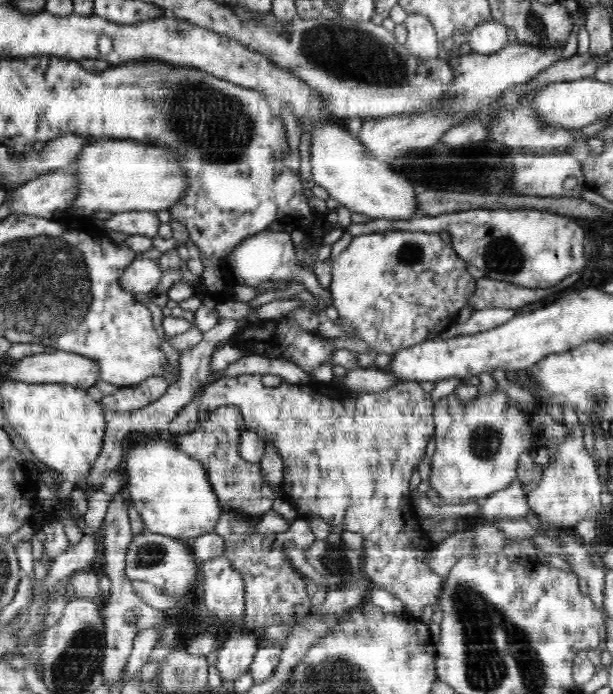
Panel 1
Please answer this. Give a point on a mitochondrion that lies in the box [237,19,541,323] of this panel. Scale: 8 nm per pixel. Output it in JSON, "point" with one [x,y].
{"point":[350,53]}

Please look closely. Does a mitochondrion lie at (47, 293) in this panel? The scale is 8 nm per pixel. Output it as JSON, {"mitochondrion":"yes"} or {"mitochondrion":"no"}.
{"mitochondrion":"yes"}

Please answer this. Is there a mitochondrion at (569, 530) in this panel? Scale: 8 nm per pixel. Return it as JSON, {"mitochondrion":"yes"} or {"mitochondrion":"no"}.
{"mitochondrion":"no"}

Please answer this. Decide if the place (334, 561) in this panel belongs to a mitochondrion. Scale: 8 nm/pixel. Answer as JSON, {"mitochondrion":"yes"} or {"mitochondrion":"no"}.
{"mitochondrion":"yes"}

